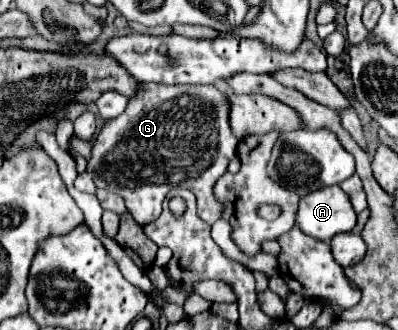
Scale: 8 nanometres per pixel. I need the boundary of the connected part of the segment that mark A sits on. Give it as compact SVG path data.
M326 186L306 194L296 212L296 224L308 236L330 242L340 232L350 232L356 226L356 212L350 196L340 186Z

